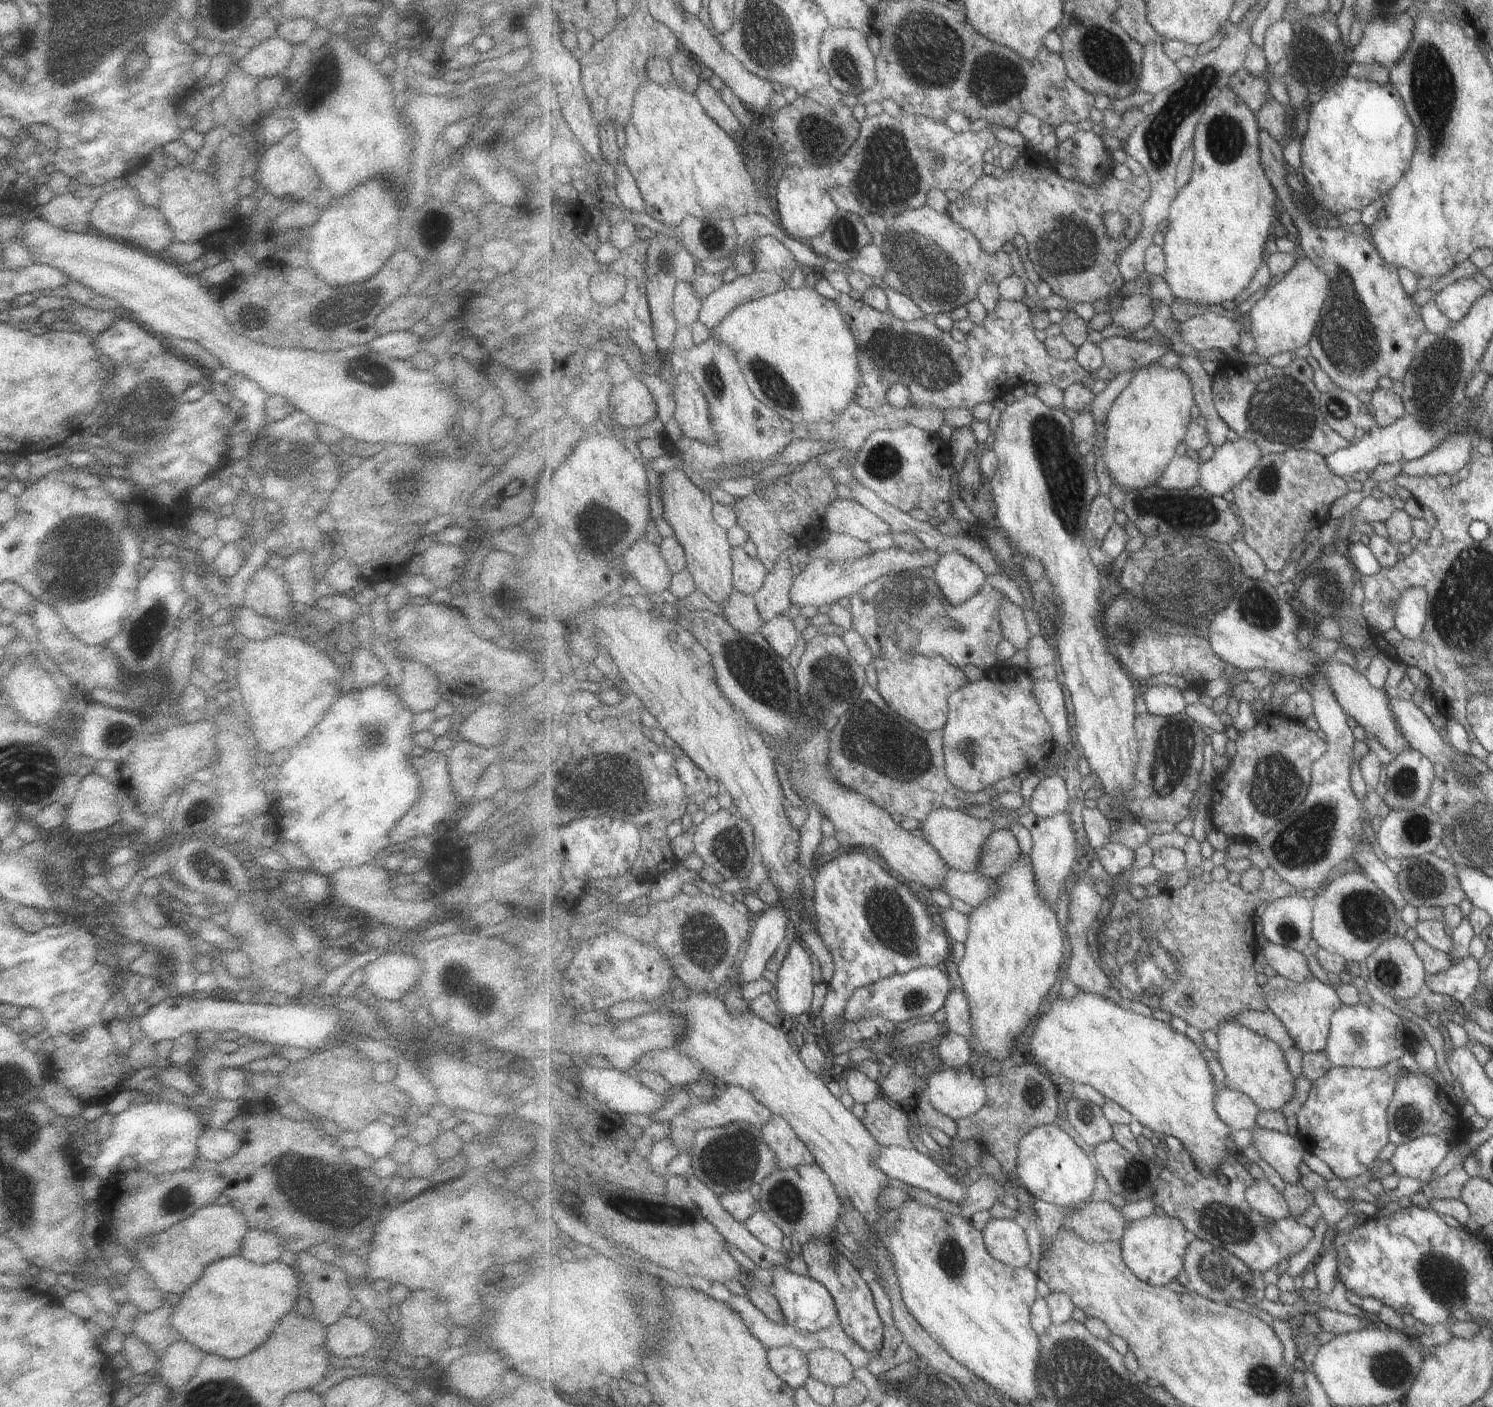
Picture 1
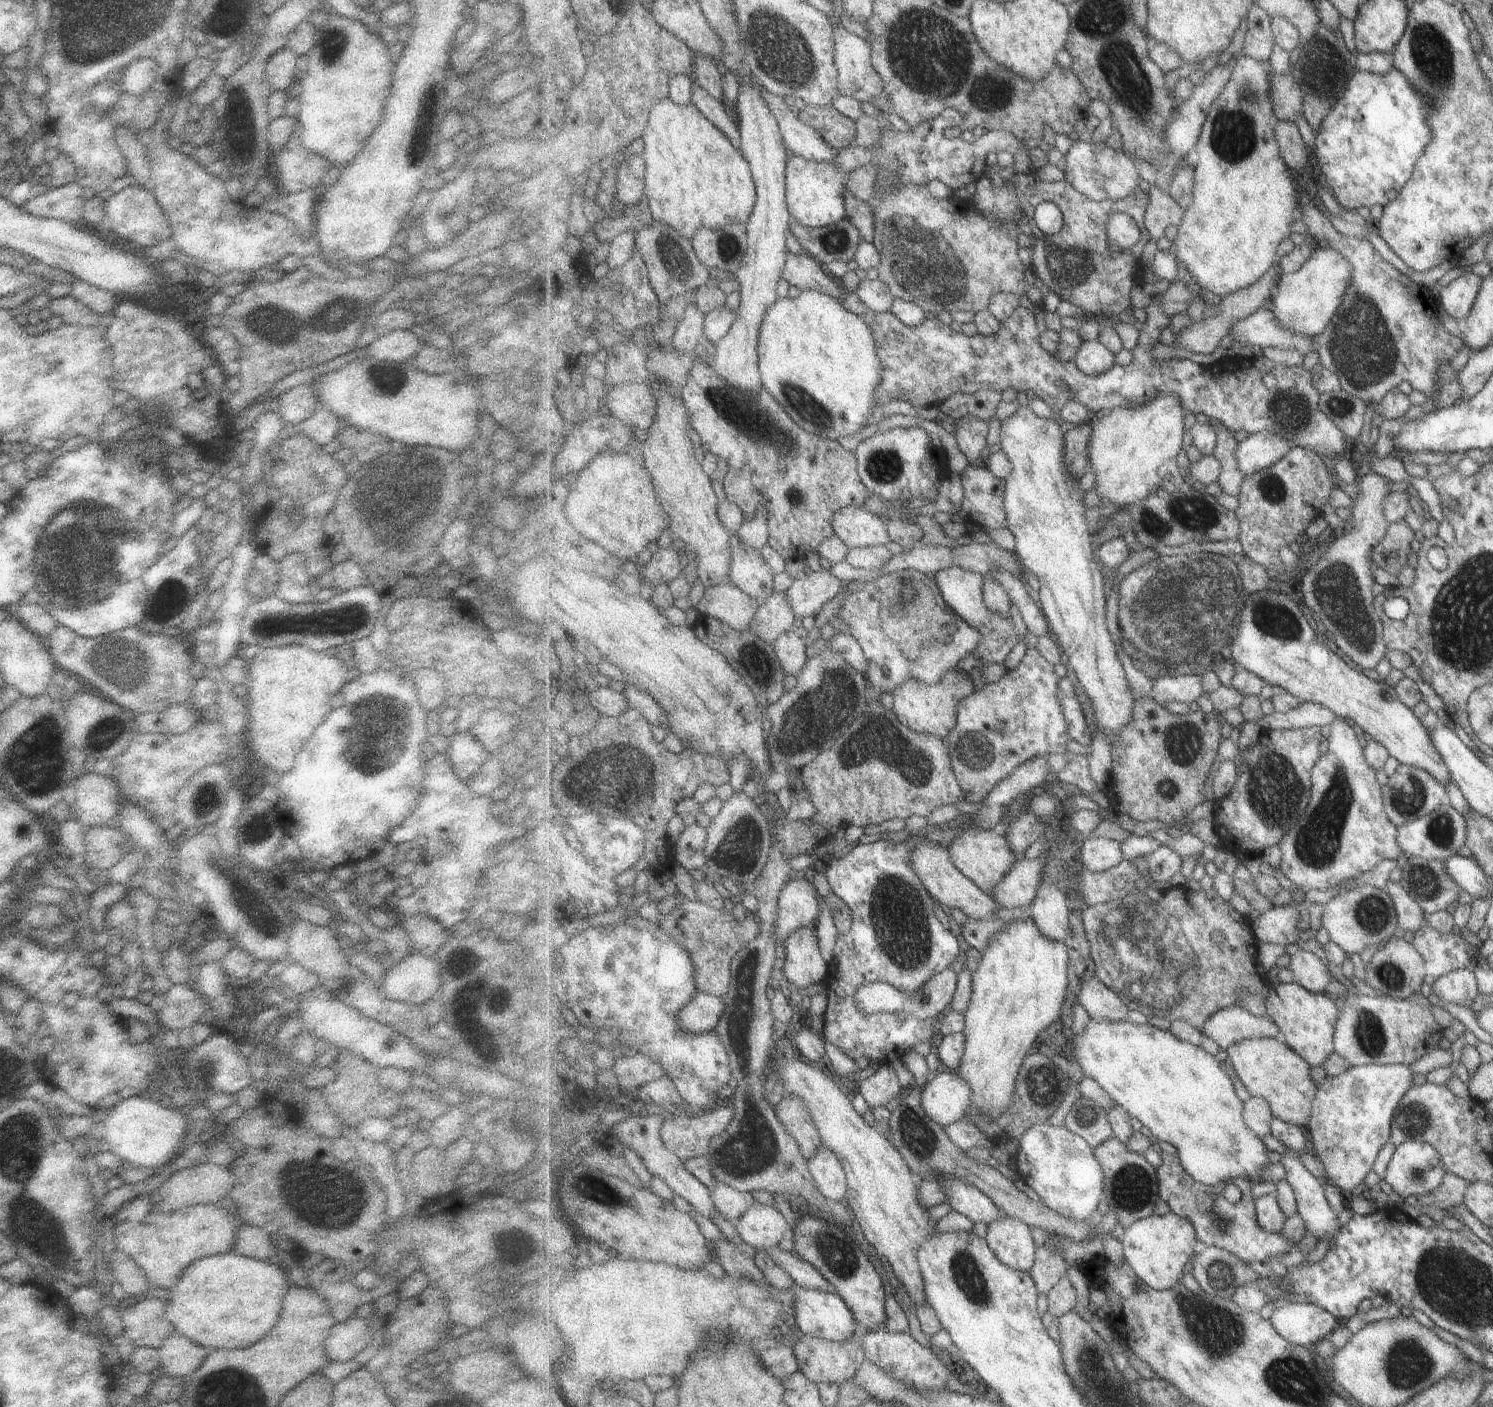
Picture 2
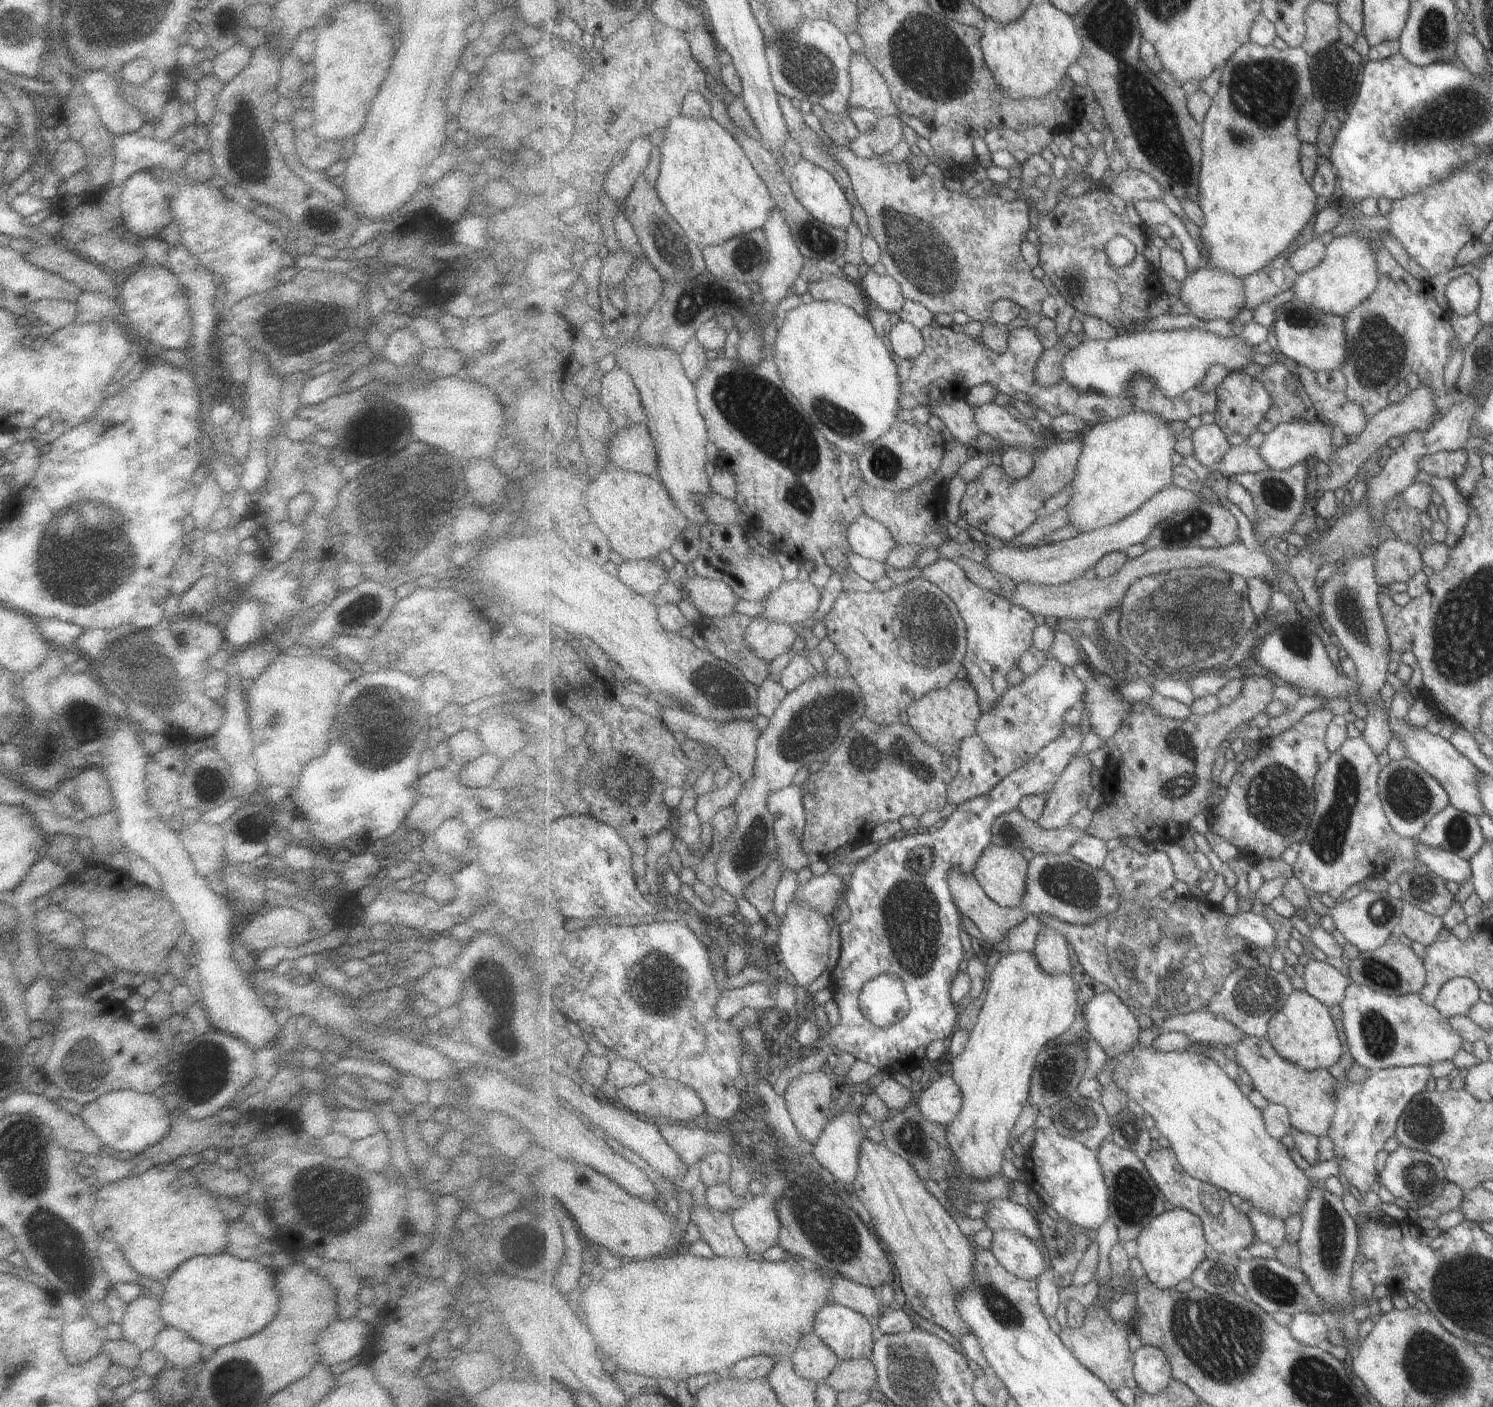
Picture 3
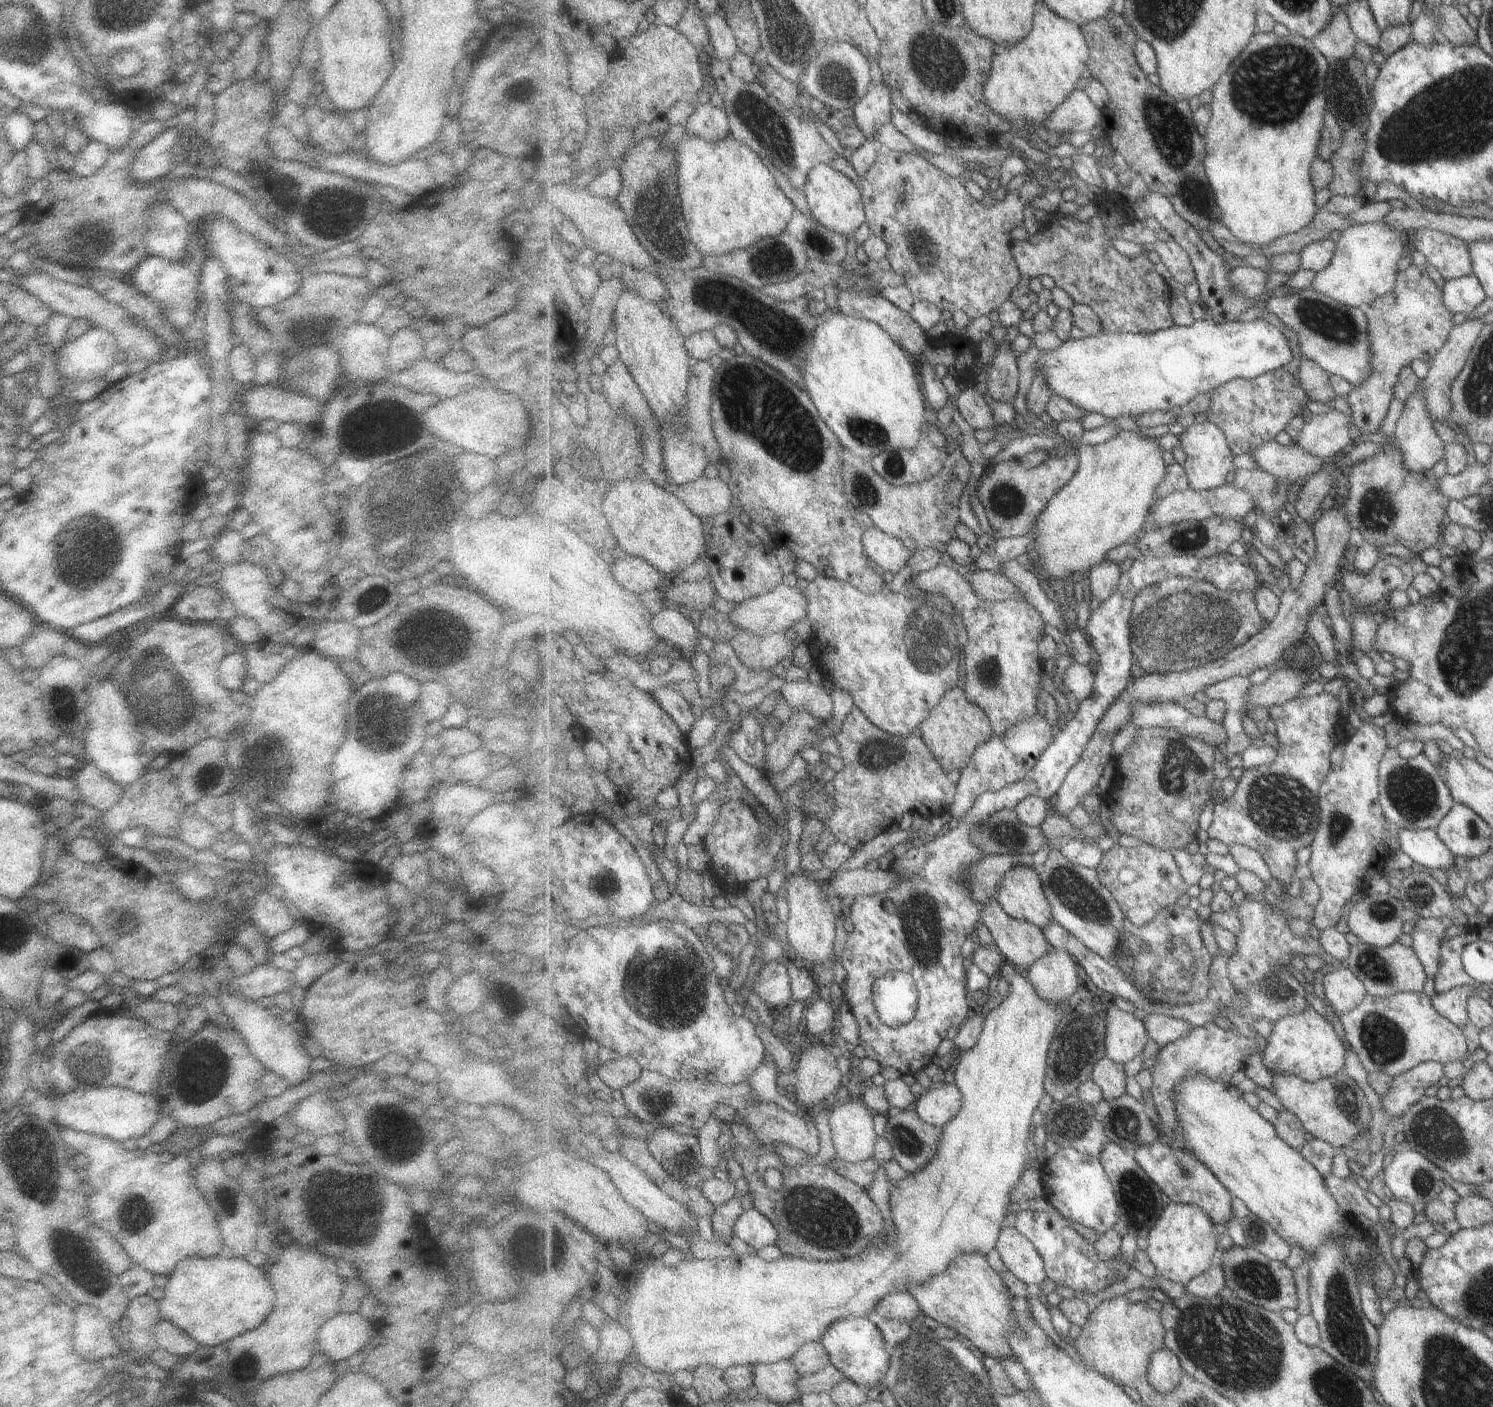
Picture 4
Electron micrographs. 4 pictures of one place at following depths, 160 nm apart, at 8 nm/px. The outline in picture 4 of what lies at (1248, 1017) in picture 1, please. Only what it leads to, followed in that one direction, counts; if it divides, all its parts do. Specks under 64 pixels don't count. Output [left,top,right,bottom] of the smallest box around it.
[1144,1013,1194,1048]

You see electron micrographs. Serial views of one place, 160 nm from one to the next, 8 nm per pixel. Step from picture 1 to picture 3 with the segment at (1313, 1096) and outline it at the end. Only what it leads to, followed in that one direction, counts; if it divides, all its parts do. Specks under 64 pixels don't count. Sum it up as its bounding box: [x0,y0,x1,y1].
[1329,1065,1434,1196]

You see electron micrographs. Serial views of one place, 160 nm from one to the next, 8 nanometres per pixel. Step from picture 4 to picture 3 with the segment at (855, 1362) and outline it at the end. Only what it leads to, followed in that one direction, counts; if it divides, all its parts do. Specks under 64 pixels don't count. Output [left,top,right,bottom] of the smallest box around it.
[814,1302,877,1361]

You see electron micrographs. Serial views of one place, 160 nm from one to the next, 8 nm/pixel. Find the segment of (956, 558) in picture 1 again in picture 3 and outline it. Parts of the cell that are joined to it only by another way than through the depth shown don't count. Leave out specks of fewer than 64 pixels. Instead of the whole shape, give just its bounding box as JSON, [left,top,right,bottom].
[921,558,1037,711]

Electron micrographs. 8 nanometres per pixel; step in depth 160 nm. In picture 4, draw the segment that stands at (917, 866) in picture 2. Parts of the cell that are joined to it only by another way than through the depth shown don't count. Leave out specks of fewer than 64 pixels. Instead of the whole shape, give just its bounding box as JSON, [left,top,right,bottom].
[980,901,1054,970]

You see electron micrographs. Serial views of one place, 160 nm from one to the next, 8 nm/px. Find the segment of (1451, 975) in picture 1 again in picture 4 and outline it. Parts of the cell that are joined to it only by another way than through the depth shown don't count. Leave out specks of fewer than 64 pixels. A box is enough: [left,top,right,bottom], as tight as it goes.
[1432,986,1475,1028]

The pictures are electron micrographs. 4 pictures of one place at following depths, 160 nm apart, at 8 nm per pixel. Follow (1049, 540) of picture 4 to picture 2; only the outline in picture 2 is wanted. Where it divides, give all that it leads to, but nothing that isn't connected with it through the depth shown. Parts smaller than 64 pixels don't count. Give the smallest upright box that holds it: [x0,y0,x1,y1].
[1088,393,1186,508]

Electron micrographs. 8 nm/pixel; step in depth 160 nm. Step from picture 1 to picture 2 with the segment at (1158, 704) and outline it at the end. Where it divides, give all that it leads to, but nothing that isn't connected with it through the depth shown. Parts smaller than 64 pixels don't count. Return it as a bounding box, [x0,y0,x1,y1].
[1152,672,1205,706]

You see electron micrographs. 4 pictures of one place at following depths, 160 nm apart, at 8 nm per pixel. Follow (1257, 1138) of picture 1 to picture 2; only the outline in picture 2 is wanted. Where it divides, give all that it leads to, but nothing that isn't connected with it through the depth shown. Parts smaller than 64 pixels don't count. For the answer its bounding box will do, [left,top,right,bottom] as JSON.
[1281,1149,1341,1250]

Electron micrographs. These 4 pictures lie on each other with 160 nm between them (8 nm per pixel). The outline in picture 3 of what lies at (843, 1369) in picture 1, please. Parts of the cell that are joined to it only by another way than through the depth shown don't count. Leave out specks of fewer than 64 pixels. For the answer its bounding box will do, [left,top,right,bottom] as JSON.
[791,1332,840,1383]

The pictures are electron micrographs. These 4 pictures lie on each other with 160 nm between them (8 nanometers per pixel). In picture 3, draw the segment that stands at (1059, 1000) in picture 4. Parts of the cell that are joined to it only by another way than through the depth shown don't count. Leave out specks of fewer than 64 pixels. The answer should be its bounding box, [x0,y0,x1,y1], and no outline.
[1033,925,1071,977]

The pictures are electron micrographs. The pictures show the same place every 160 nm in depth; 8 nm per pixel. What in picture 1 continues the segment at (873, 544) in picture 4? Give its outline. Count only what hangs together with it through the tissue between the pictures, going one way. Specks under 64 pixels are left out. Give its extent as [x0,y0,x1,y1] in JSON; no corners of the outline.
[823,498,892,541]

